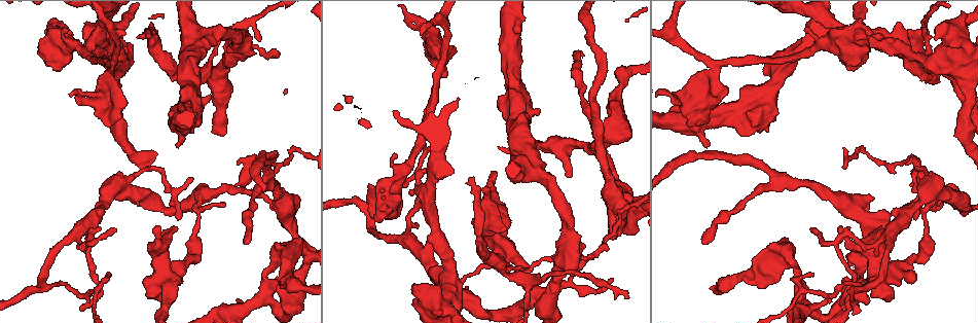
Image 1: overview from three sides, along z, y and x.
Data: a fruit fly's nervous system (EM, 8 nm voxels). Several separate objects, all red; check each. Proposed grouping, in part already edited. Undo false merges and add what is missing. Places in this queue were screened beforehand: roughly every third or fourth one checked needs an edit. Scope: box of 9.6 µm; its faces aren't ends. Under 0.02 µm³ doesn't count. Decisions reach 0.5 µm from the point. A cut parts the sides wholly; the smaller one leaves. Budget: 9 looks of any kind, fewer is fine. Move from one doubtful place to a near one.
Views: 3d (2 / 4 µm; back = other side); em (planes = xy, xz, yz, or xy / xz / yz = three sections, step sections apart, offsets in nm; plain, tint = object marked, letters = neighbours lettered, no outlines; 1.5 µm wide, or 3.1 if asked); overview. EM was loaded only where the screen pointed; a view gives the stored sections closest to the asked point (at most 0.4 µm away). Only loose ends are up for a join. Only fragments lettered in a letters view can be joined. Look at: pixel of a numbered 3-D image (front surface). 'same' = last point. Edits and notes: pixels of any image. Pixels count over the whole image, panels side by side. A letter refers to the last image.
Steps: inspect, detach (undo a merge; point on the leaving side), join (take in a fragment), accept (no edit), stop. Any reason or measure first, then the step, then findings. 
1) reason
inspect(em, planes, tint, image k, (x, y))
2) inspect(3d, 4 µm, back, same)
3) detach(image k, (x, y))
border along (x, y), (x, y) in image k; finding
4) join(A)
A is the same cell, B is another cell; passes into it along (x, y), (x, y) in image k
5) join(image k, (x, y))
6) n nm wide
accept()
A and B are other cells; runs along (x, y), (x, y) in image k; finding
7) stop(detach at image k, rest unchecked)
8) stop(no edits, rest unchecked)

thin end
inspect(em, planes, tint, image 1, (474, 178))

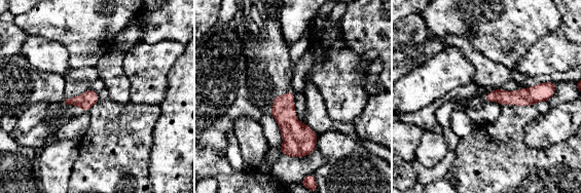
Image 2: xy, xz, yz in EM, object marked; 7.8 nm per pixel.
see the neighbours
inspect(em, planes, letters, same)

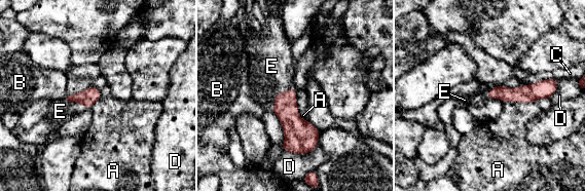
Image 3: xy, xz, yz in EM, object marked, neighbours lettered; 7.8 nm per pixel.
D touches over 280 nm
join(E)
E is the same cell, A, B, C and D are other cells; passes into it along (286, 109), (279, 92), (271, 66) in image 3; the neuron continues

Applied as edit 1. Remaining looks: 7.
abrupt turn
inspect(3d, 4 µm, image 1, (569, 265))

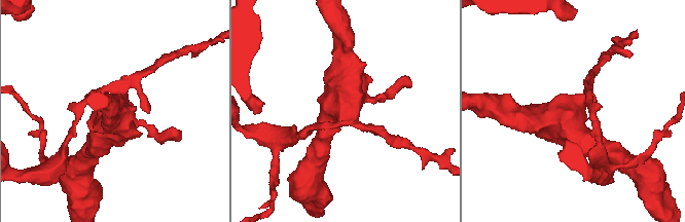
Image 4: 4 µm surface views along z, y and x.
inspect(em, planes, letters, image 4, (573, 105))

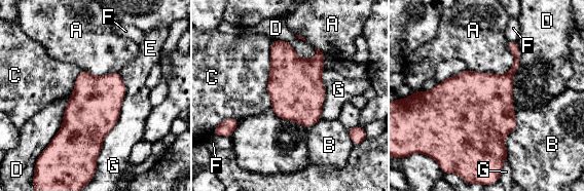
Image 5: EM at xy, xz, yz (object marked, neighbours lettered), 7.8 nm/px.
420 nm wide
detach(image 5, (512, 45))
A, B, C, D, E, F and G are other cells; border along (507, 73), (512, 76) in image 5; two neurons meet here

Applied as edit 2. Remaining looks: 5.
stops while still wide
inspect(em, xz, step 4, tint, image 1, (370, 215))

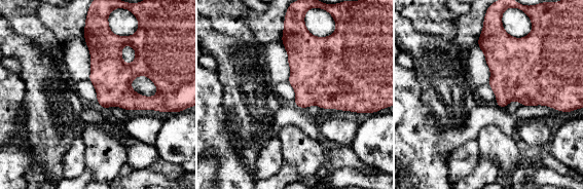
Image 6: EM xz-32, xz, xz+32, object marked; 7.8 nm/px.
another direction
inspect(em, planes, letters, same)

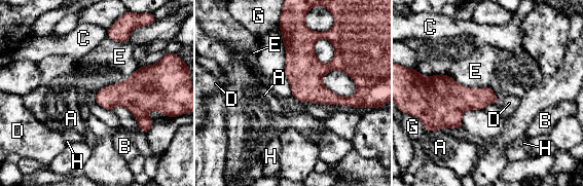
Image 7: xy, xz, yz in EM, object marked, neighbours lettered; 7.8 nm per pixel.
accept()
A, B, C, D, E, G and H are other cells; border along (447, 73), (470, 87), (489, 86) in image 7; no lettered fragment goes on from it

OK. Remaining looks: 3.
a narrow waist
inspect(em, xy, step 4, letters, image 1, (565, 284))

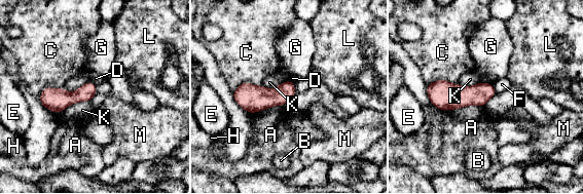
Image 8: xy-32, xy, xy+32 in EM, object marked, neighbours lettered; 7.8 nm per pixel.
accept()
A, B, C, D, E, F, G, H, K, L and M are other cells; border along (482, 107), (437, 109) in image 8; all the same neuron

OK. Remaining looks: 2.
stop(join at image 3, detach at image 5, rest unchecked)

